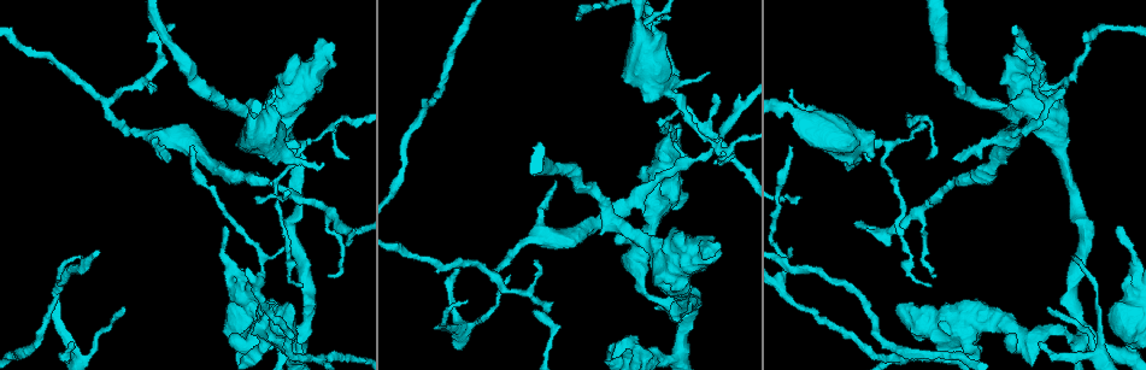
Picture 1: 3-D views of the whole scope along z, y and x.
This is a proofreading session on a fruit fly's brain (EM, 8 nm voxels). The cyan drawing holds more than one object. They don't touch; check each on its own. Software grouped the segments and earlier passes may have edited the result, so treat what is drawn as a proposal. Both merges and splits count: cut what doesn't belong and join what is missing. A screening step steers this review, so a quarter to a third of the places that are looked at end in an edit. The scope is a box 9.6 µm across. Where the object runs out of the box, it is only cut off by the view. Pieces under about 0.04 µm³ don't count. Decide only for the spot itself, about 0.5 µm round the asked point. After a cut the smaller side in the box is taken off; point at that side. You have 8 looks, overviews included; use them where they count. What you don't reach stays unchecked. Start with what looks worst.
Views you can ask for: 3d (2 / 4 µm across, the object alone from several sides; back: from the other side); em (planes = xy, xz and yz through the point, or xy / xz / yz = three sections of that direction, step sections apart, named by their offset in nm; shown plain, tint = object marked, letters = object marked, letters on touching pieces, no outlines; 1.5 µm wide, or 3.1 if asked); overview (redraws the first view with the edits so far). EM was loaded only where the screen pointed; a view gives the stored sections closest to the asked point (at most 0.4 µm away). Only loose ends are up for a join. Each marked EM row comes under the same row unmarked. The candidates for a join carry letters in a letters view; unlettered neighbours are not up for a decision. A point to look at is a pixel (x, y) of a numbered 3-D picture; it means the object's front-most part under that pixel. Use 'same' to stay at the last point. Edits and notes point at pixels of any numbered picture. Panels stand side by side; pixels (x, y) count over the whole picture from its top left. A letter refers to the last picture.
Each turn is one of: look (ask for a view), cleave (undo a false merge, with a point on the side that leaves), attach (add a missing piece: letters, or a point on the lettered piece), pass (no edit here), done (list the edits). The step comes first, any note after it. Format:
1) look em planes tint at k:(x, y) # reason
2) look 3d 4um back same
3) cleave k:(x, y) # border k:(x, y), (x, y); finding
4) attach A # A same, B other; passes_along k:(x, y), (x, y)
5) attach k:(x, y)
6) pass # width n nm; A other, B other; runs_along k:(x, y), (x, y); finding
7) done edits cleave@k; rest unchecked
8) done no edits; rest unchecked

look 3d 2um at 1:(921, 119) # abrupt turn

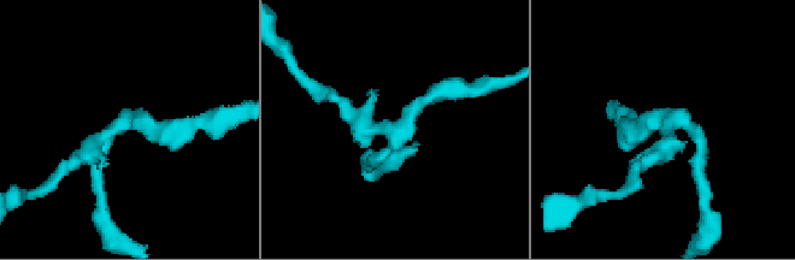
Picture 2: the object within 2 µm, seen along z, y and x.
look em planes letters at 2:(386, 125) # need the tissue

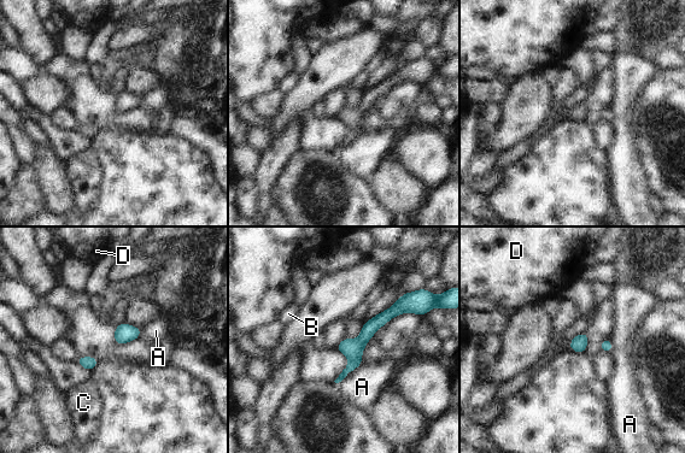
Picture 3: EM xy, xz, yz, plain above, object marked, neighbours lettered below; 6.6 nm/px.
pass # A other, B other, C other, D other; runs_along 3:(405, 305), (366, 334), (346, 371); one cell here

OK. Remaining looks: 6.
look 3d 2um at 1:(80, 256) # end of a long branch

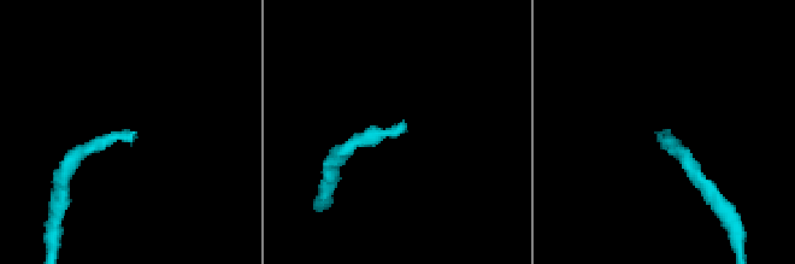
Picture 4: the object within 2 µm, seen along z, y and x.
look em planes letters at 4:(656, 131) # now the EM

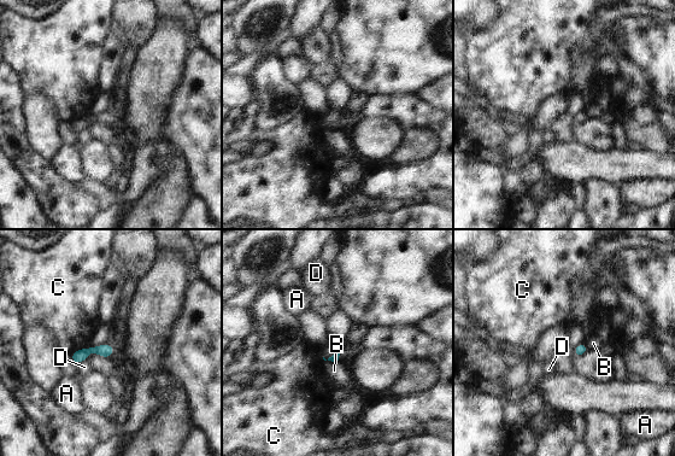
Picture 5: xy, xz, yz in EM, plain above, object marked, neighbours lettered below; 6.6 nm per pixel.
pass # A other, B other, C other, D other; border 5:(585, 342), (588, 349); none of them fits

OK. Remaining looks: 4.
look em xy step 4 letters at 1:(792, 88) # free end

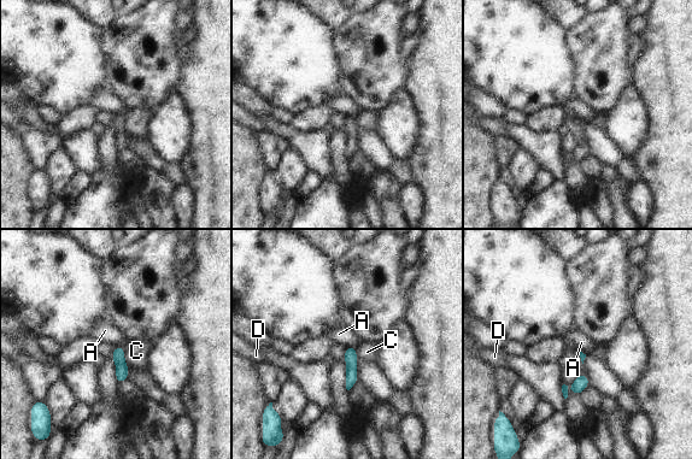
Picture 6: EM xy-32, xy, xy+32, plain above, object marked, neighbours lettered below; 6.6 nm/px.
look em planes letters same

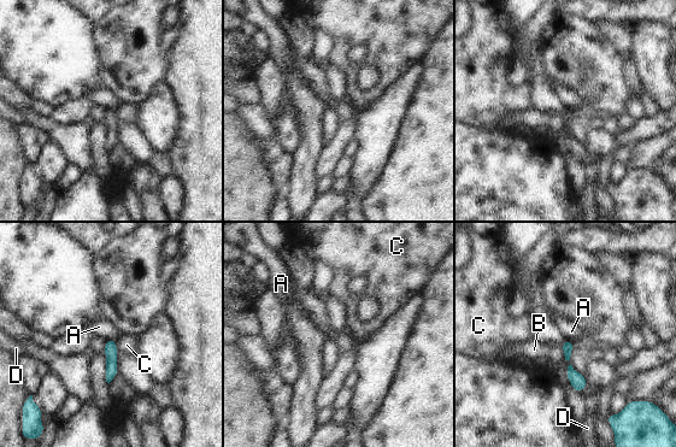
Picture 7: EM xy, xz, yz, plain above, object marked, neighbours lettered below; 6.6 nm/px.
pass # longest_contact C 80 nm; A other, B other, C other, D other; none of them fits

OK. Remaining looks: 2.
done no edits; rest unchecked

